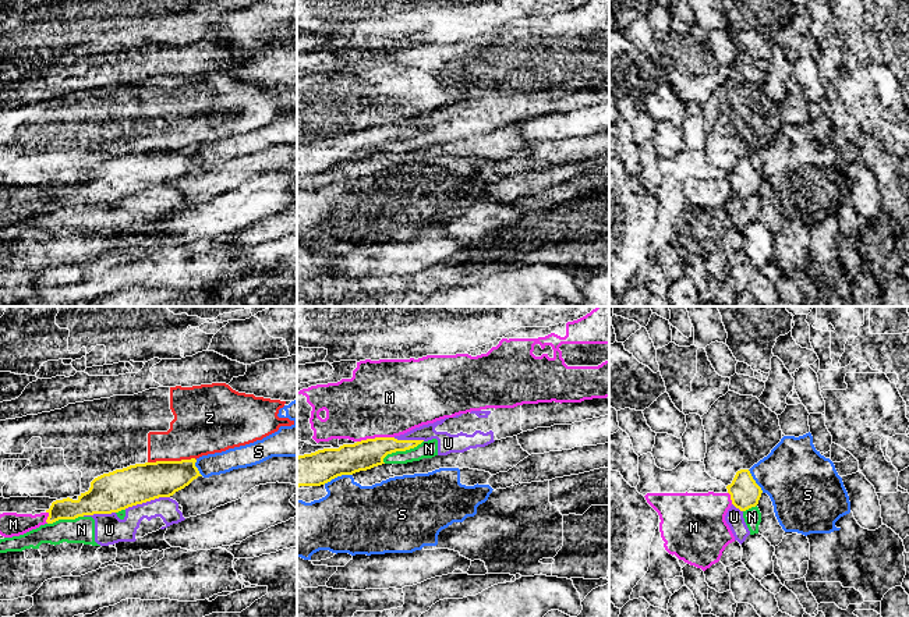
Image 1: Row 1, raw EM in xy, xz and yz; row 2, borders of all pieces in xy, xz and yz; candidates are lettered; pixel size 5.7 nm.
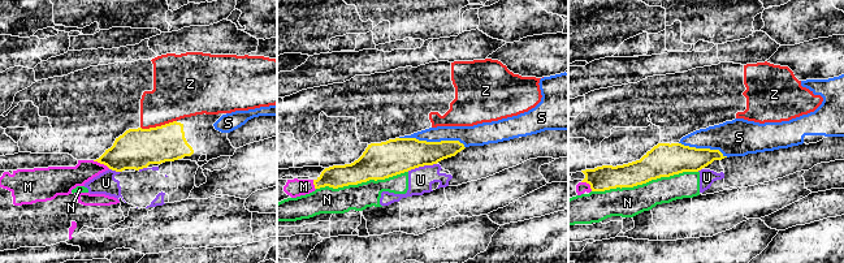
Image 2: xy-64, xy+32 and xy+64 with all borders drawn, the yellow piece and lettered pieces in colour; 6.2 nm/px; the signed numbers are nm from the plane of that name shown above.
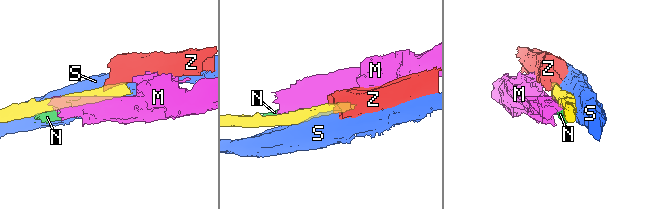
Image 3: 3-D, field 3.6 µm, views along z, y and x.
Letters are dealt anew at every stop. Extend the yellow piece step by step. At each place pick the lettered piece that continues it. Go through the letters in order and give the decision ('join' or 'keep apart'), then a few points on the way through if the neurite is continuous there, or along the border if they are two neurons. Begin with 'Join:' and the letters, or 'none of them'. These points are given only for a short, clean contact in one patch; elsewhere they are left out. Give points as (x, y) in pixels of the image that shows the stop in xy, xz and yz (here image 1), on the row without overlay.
Join: none of them
M: keep apart; border xz (393, 124), (375, 124), (357, 130)
N: keep apart
S: keep apart
U: keep apart
Z: keep apart; border xy (195, 146), (148, 151)

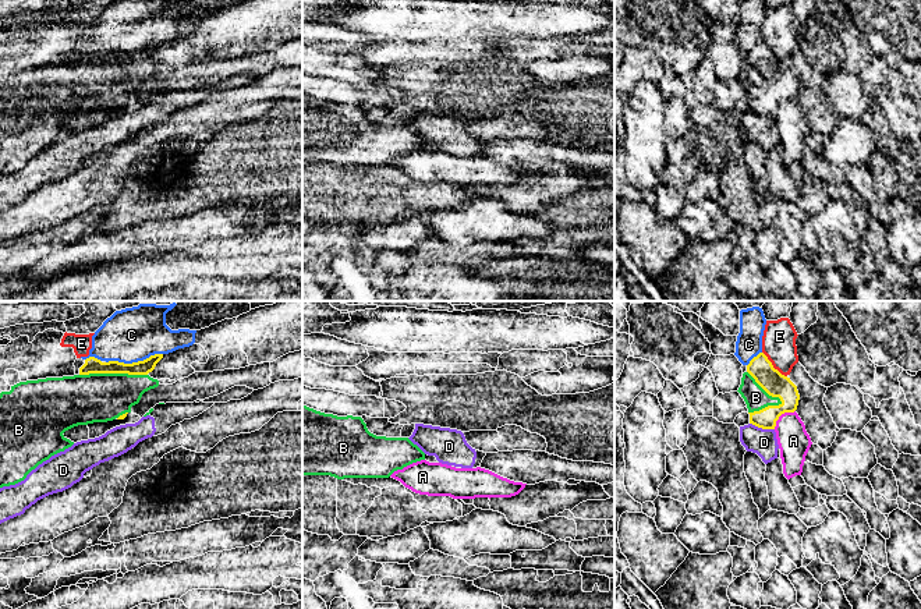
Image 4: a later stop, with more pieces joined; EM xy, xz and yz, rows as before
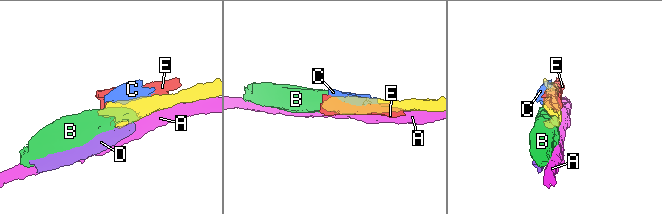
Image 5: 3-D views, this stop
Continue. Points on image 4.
Join: B
A: keep apart
B: join
C: keep apart
D: keep apart; border yz (750, 110), (774, 117)
E: keep apart

